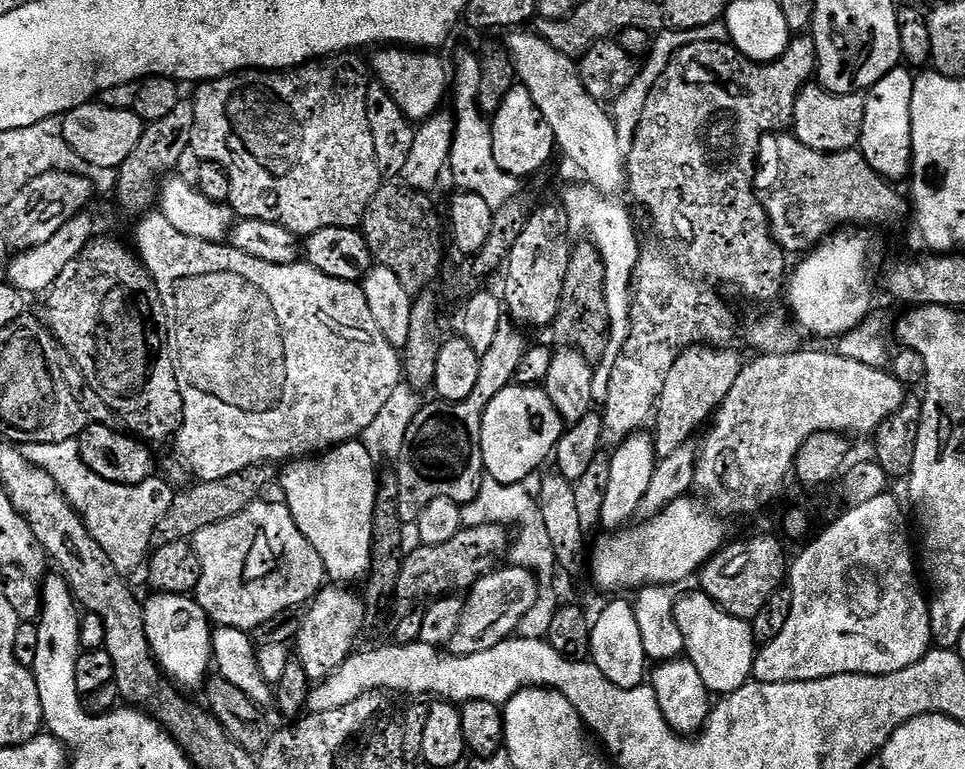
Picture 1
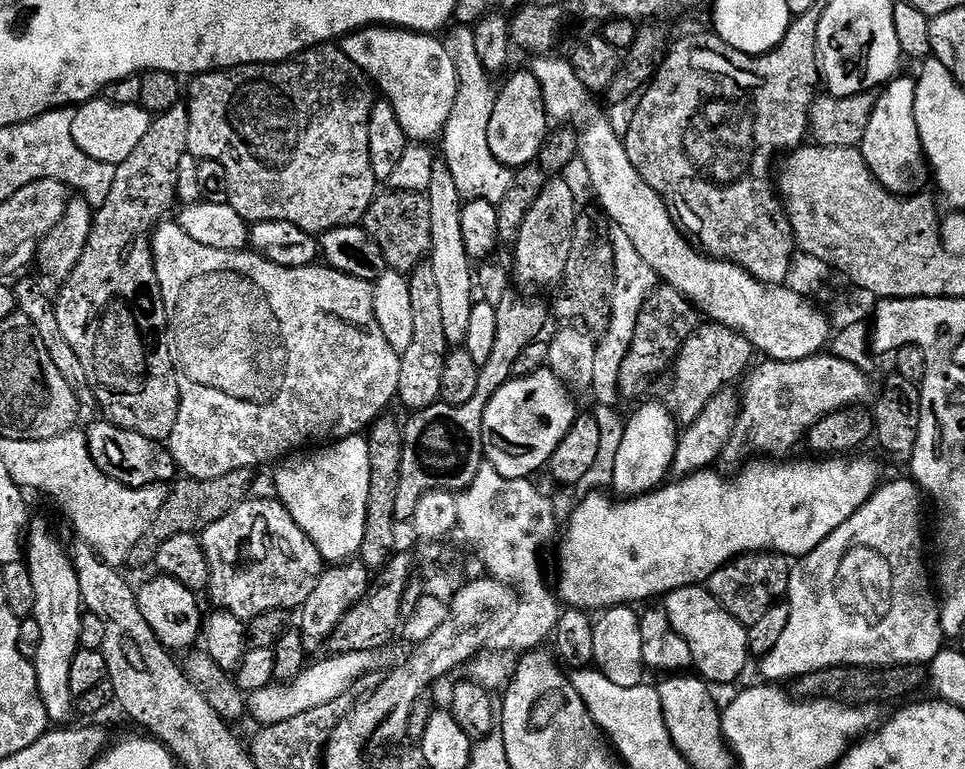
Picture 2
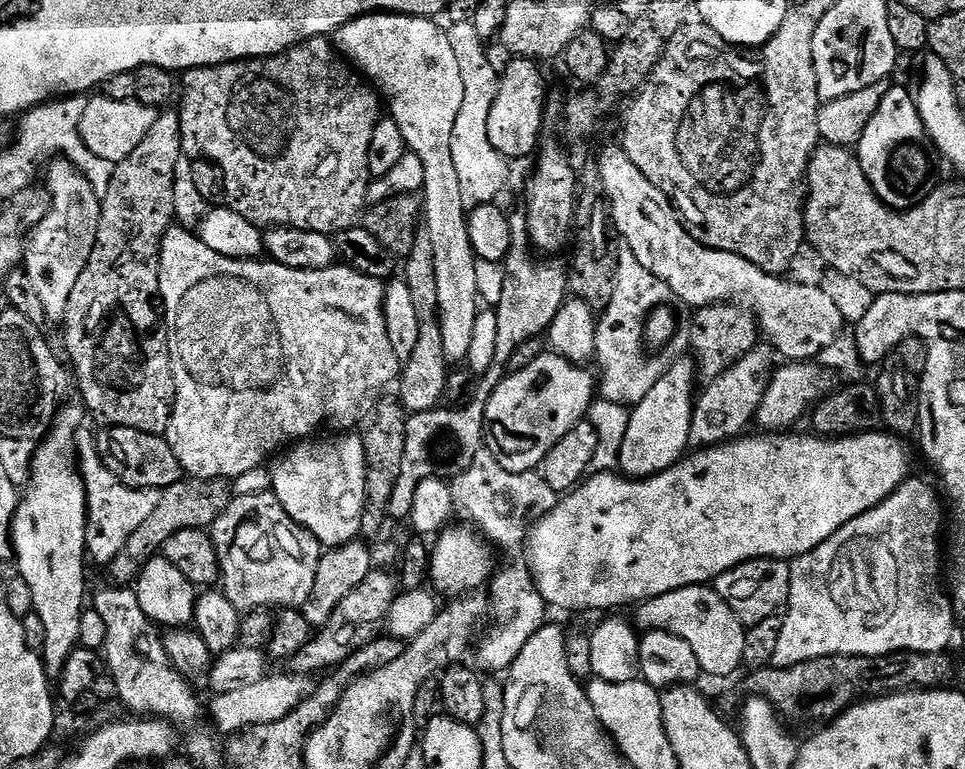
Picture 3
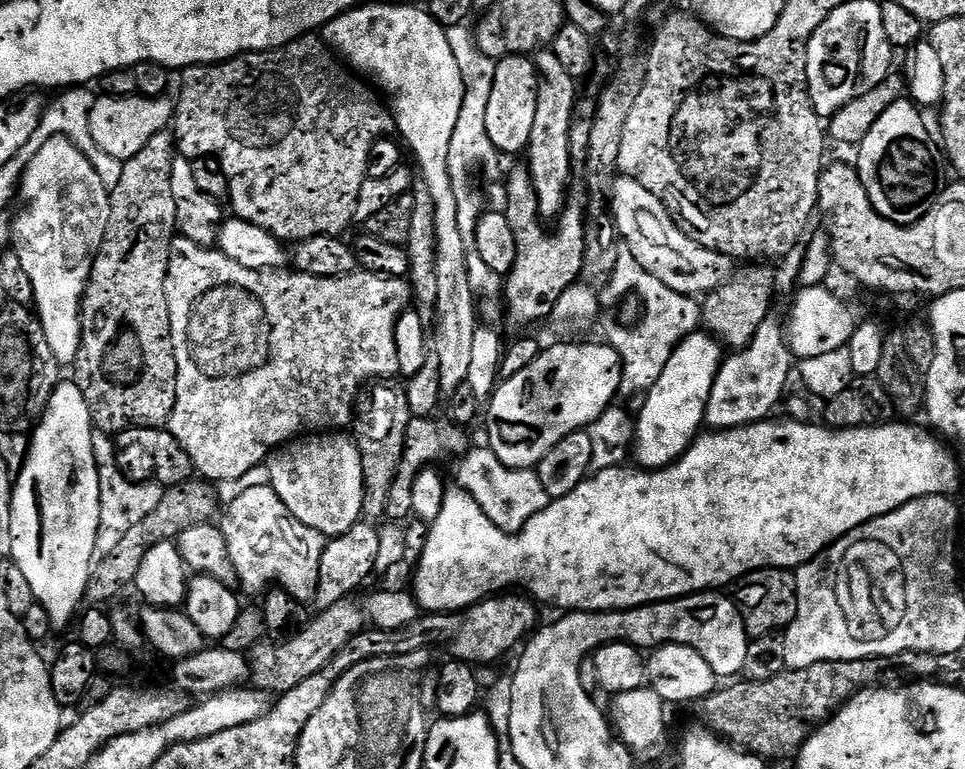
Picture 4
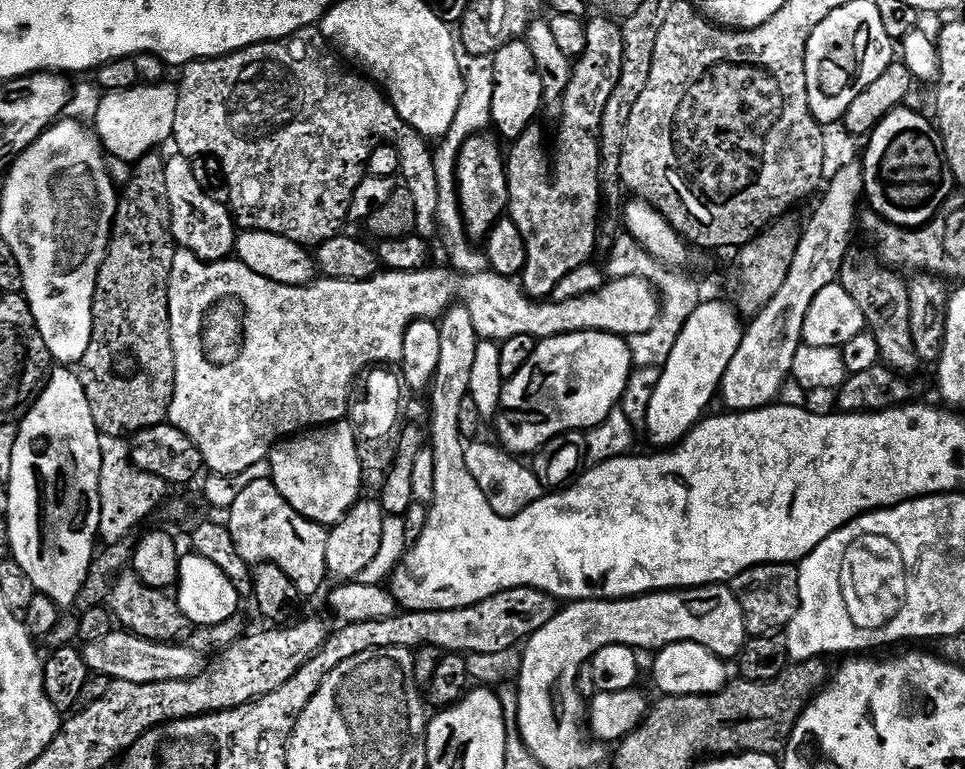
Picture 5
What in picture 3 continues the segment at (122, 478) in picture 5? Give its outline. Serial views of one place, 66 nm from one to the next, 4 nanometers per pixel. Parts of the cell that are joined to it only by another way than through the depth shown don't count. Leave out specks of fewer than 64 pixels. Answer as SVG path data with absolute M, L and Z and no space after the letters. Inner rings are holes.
M82 426L77 432L76 446L81 476L87 490L88 520L85 549L91 557L94 556L96 563L107 566L122 550L126 538L132 536L134 530L137 530L138 526L154 512L160 500L161 489L130 488L118 482L117 476L101 461L94 432L91 432L88 426Z

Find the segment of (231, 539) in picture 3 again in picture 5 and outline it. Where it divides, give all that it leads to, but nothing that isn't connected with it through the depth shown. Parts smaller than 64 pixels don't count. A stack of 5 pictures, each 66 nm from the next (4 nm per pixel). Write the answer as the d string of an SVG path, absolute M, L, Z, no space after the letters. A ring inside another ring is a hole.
M271 479L250 482L227 509L226 516L234 546L238 546L238 554L242 554L248 565L274 562L282 566L304 598L314 595L323 586L324 580L329 579L326 570L329 529L298 514L298 510L290 506L287 495Z

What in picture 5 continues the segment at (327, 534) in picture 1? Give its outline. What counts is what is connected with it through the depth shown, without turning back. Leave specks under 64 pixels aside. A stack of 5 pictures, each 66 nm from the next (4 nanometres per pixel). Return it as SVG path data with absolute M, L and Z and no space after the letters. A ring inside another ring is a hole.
M347 419L305 430L280 441L274 449L274 483L286 490L290 506L307 520L331 526L362 496L362 468L356 449L358 435ZM276 456L276 460L275 460Z

